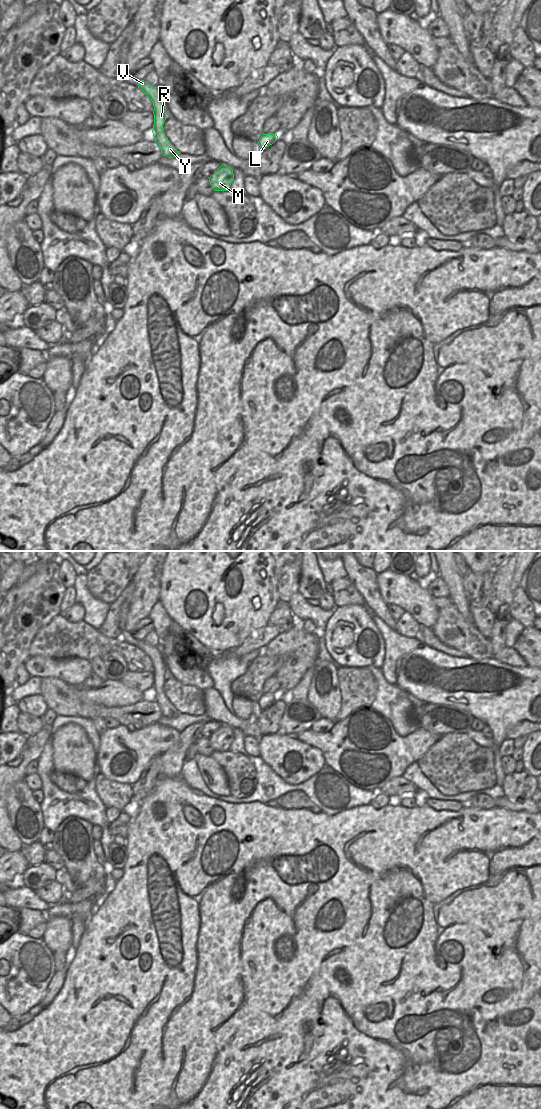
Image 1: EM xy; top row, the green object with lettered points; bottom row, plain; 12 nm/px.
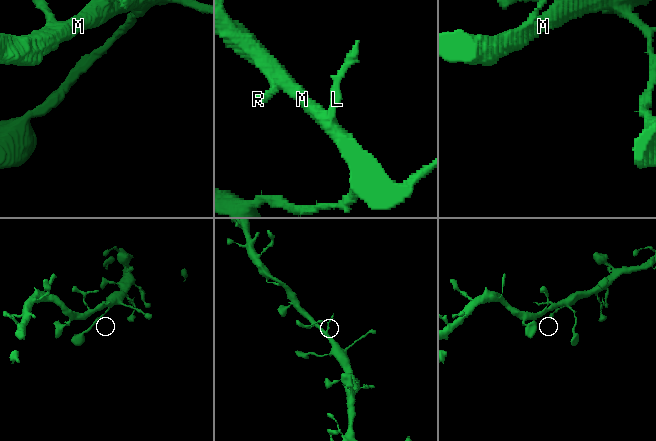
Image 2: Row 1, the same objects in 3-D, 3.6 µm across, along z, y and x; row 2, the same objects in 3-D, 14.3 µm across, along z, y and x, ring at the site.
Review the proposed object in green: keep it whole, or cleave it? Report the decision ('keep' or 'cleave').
keep

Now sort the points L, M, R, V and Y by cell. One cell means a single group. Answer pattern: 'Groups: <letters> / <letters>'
Groups: L M R V Y.

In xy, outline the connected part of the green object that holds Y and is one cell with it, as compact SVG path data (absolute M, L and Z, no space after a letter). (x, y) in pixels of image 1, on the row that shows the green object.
M144 80L138 83L142 90L152 101L154 107L153 137L158 143L163 156L173 158L179 154L177 149L170 143L163 131L163 124L166 120L166 105L161 90L158 87L147 84Z

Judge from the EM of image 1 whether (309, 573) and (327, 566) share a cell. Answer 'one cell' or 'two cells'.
two cells

